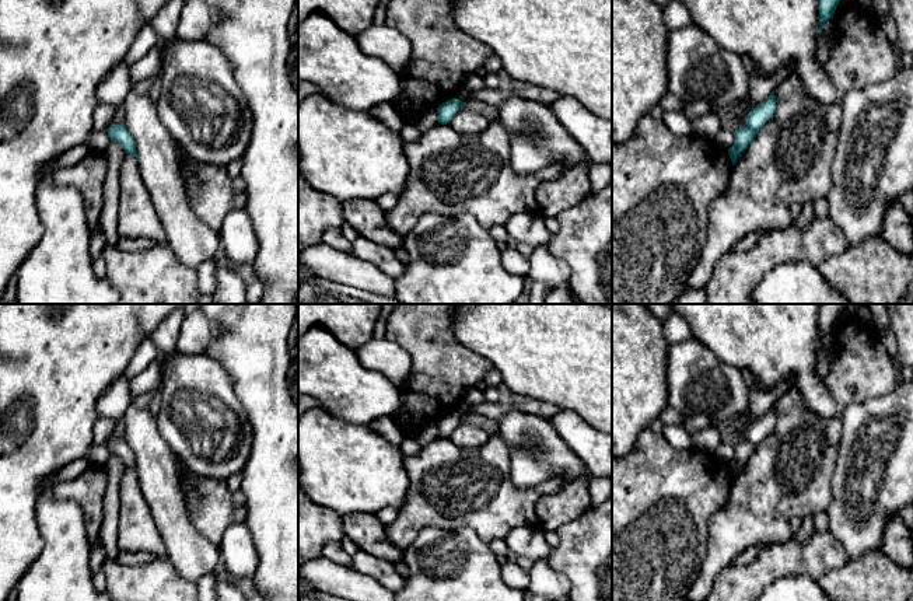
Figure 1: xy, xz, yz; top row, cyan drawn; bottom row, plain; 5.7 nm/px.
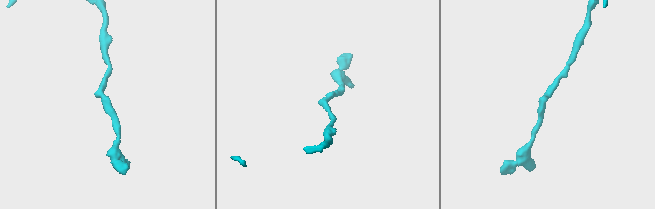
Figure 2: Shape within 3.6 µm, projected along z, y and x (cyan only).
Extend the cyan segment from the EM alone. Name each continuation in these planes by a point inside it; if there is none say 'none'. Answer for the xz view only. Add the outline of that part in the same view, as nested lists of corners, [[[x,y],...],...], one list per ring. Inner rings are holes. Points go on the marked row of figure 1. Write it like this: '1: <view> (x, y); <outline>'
none

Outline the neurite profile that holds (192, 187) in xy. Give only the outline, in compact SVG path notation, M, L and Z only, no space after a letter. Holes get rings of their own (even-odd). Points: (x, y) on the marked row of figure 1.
M192 175L183 177L182 184L186 189L188 200L196 198L196 195L200 192L200 185Z

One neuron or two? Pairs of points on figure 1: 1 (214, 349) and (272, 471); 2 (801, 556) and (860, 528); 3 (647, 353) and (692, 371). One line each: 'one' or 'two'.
1: one
2: two
3: two

